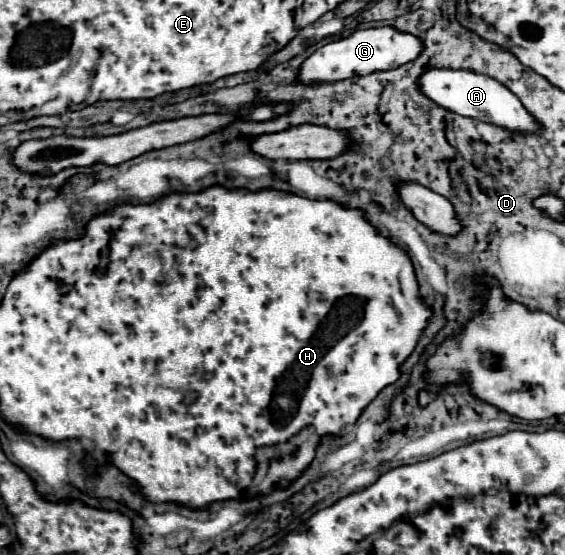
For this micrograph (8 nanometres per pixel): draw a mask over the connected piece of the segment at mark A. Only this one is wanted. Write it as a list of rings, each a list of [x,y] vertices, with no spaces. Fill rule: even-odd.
[[[431,69],[427,73],[421,75],[419,79],[421,91],[433,99],[437,105],[441,105],[447,111],[471,117],[471,119],[479,119],[491,125],[497,125],[501,129],[513,131],[513,133],[523,133],[523,135],[533,135],[541,129],[539,121],[523,107],[523,103],[499,81],[481,75],[481,73],[473,73],[473,71],[455,71],[455,69]]]

